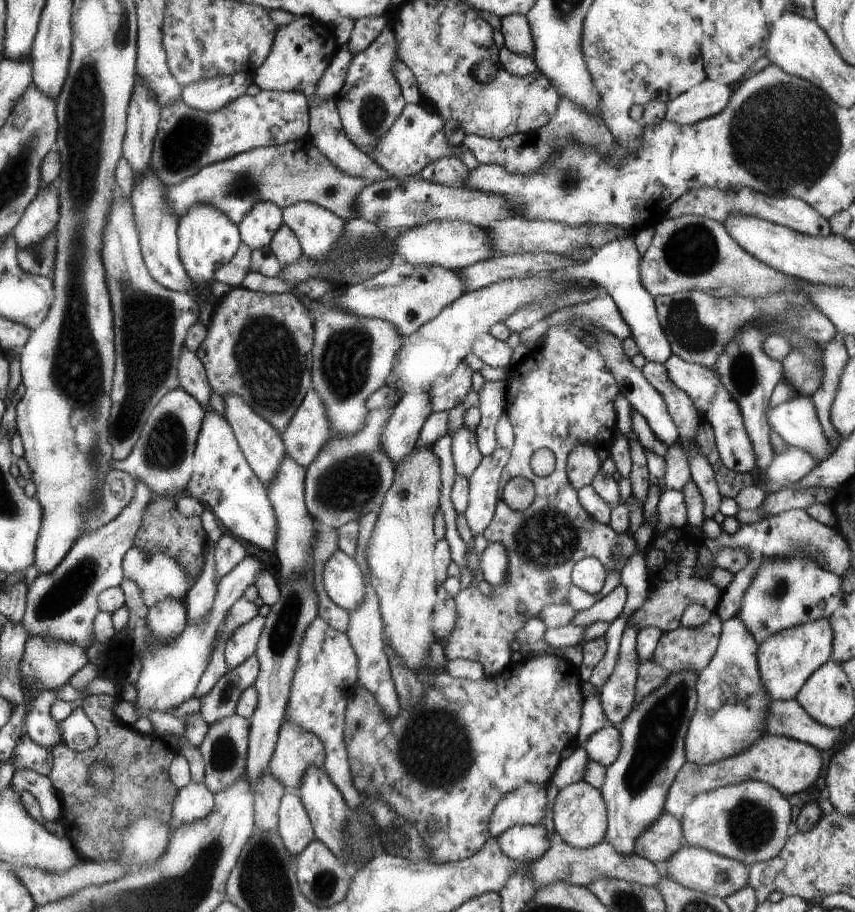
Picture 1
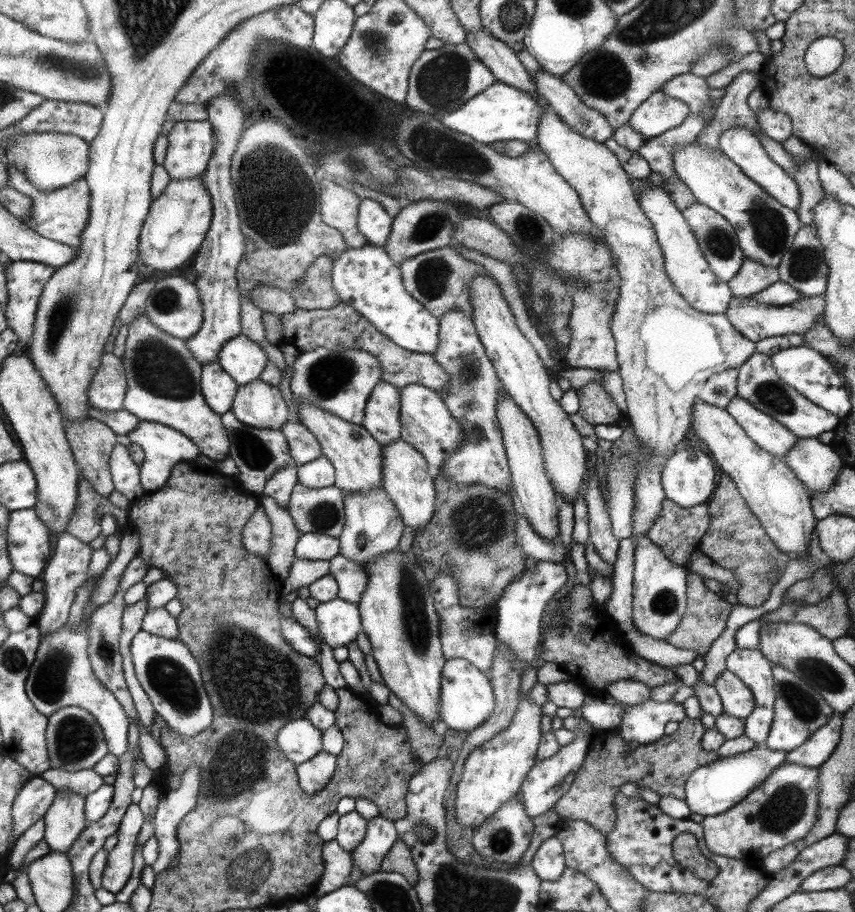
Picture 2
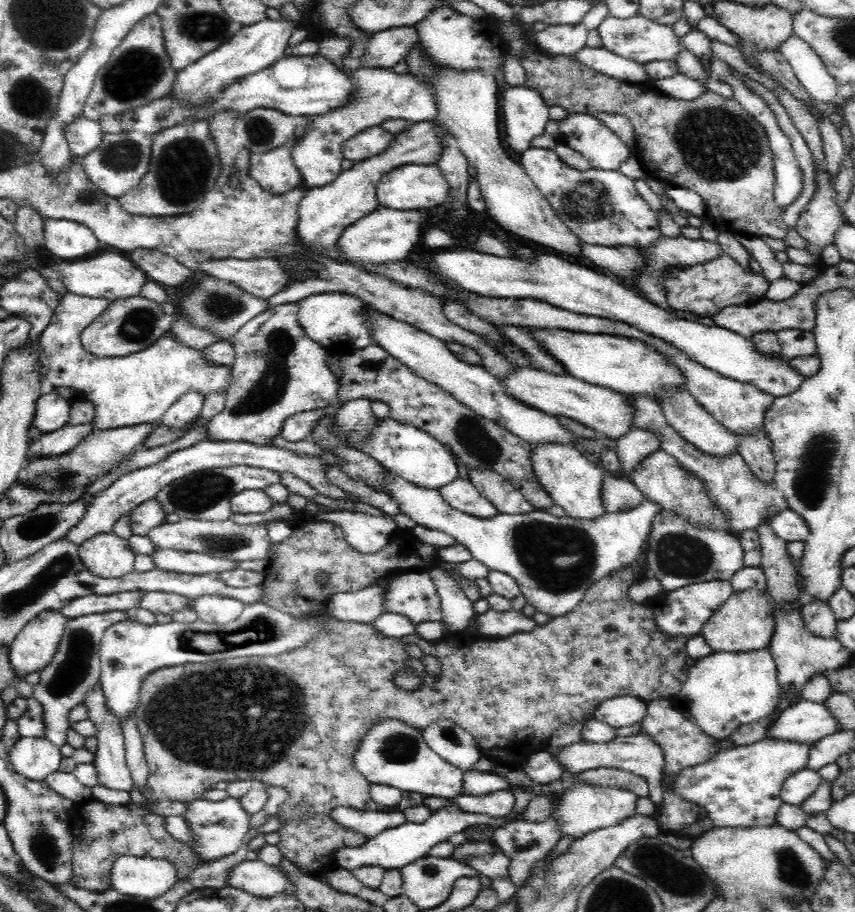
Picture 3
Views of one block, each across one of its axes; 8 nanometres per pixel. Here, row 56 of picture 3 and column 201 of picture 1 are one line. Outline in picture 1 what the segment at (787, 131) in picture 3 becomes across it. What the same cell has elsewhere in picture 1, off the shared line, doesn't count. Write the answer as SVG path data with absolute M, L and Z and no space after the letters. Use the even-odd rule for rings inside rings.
M251 654L237 668L225 672L215 682L215 686L203 698L199 698L201 720L211 726L213 722L235 714L235 706L237 706L241 692L257 680L257 674L259 674L259 660L255 654Z

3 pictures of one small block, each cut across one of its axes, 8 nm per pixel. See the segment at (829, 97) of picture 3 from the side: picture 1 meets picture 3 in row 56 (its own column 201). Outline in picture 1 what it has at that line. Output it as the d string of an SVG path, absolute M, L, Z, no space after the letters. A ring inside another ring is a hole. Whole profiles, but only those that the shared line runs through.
M189 782L185 788L181 788L175 796L173 814L171 814L171 820L169 820L171 836L179 826L203 820L215 806L213 796L215 794L211 790L207 790L205 784L191 784Z

